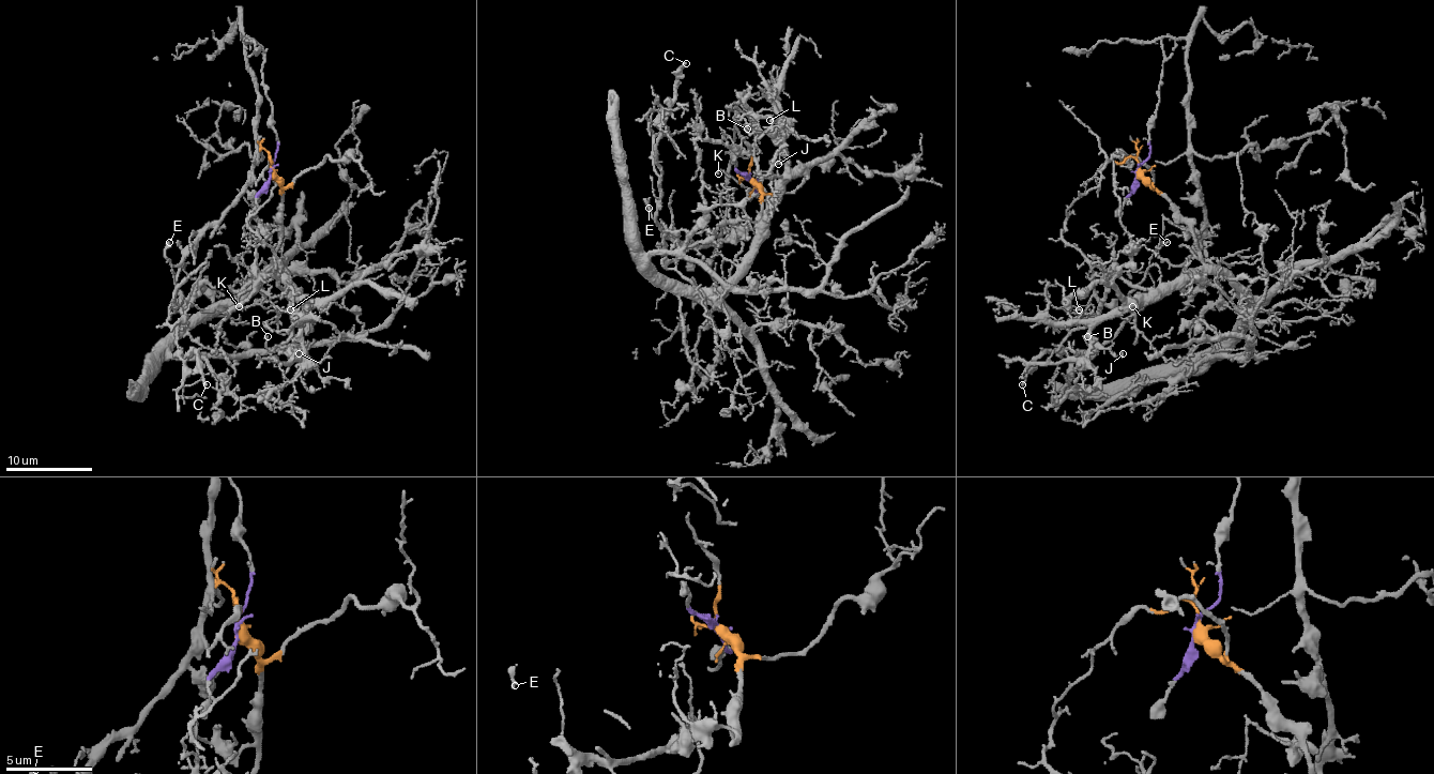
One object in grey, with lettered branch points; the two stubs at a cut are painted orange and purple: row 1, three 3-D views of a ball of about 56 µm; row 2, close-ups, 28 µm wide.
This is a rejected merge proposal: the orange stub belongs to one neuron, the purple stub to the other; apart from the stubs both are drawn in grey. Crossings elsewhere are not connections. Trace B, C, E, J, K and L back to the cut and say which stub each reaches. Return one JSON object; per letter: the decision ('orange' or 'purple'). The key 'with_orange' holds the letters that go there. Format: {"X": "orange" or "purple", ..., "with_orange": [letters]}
{"B": "orange", "C": "purple", "E": "purple", "J": "orange", "K": "orange", "L": "orange", "with_orange": ["B", "J", "K", "L"]}

